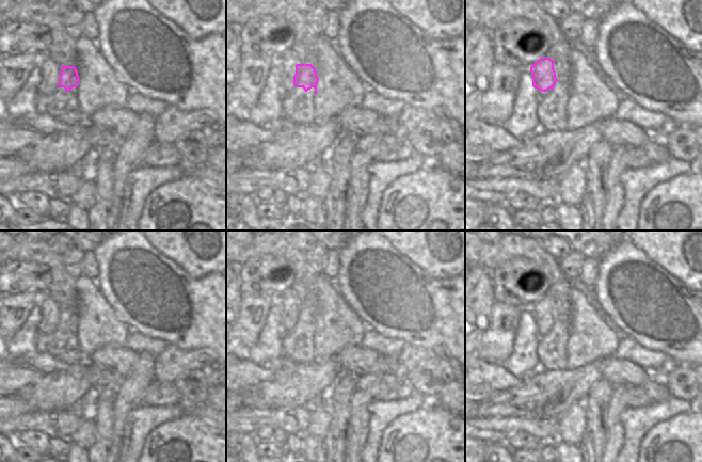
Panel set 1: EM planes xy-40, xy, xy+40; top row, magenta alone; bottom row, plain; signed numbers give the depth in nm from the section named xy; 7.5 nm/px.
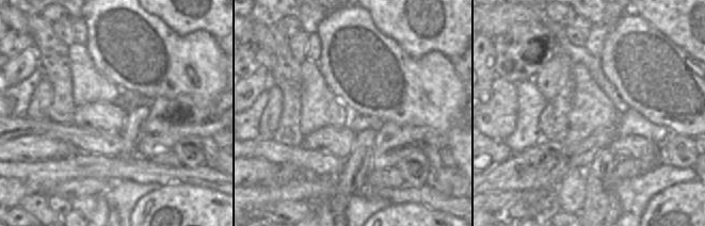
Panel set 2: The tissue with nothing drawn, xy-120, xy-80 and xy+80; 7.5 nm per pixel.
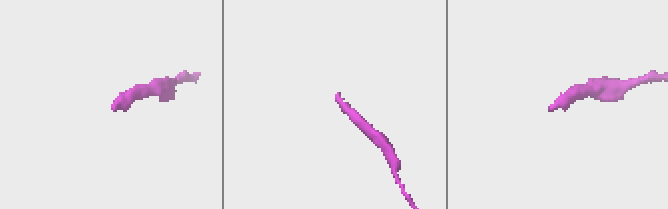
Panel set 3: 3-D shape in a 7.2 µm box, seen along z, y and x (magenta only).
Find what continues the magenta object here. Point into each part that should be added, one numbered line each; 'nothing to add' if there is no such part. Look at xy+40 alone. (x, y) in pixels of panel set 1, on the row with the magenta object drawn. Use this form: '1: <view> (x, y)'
nothing to add

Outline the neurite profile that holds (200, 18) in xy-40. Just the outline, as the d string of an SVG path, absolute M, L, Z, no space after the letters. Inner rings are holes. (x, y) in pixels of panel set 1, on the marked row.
M147 0L153 9L179 26L192 38L220 34L226 38L226 0Z

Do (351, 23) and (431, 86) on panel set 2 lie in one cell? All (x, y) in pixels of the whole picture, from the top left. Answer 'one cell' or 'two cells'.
one cell

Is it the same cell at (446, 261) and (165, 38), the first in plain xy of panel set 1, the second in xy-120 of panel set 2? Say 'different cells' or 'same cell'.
different cells

